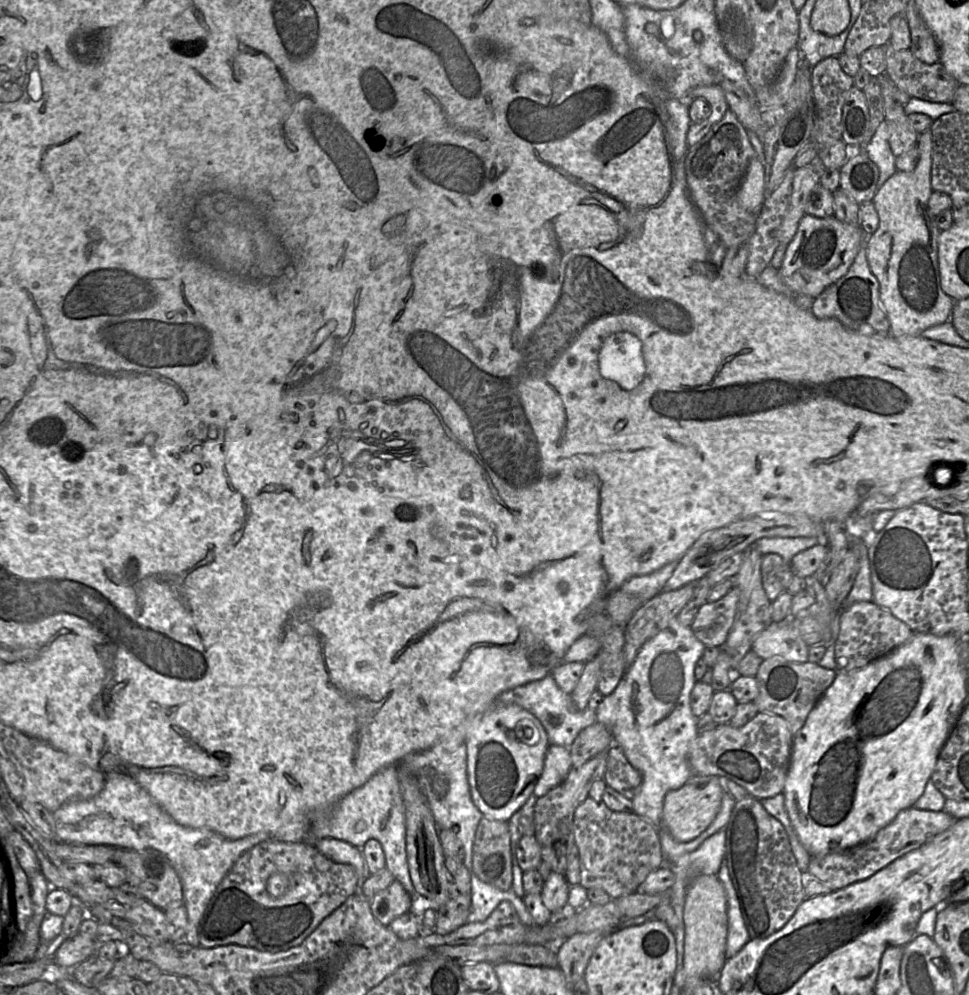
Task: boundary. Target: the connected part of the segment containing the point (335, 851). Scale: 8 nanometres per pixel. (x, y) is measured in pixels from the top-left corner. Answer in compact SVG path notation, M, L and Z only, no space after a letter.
M330 837L316 841L315 846L320 853L333 862L351 865L358 875L359 886L369 876L361 849L346 841Z

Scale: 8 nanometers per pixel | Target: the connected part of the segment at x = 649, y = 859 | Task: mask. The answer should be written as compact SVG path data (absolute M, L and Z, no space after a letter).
M588 796L576 809L574 813L574 841L578 847L580 853L580 870L581 870L581 880L580 885L586 889L598 887L602 888L607 892L611 898L618 898L624 895L631 894L637 891L641 883L646 879L646 877L654 870L663 865L663 853L661 849L660 839L659 839L659 829L654 827L648 820L637 815L634 812L617 812L610 810L603 801L595 801L590 796Z

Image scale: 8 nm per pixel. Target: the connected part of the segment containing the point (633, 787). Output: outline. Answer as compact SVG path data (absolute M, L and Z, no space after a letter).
M617 744L608 748L608 760L604 774L605 783L626 798L632 800L642 785L642 775L626 758Z

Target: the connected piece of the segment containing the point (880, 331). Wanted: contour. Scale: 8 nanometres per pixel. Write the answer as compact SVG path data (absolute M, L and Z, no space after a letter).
M864 233L863 244L845 275L828 286L813 302L810 309L818 319L837 319L847 329L866 335L890 335L890 323L880 304L879 282L870 270Z

